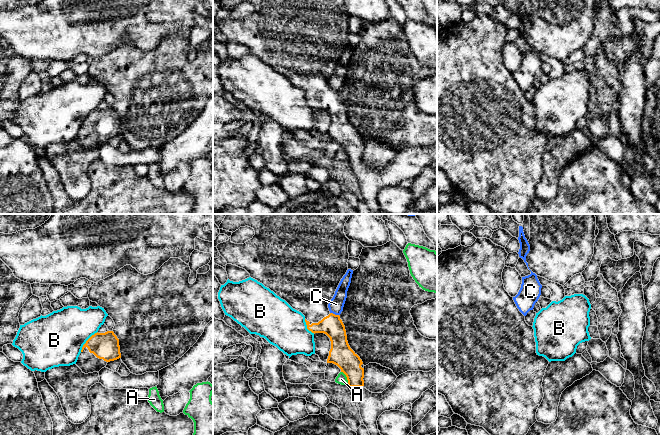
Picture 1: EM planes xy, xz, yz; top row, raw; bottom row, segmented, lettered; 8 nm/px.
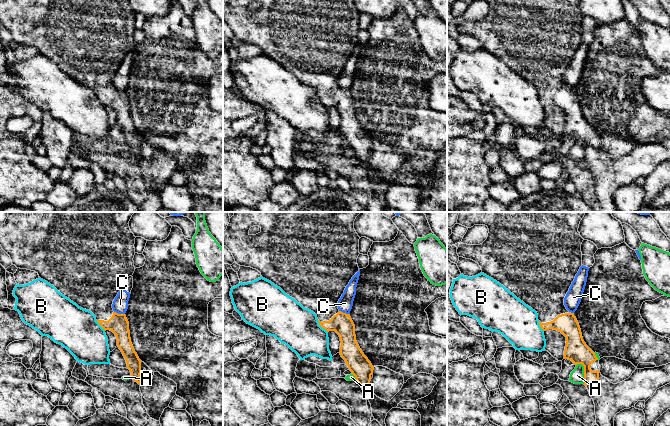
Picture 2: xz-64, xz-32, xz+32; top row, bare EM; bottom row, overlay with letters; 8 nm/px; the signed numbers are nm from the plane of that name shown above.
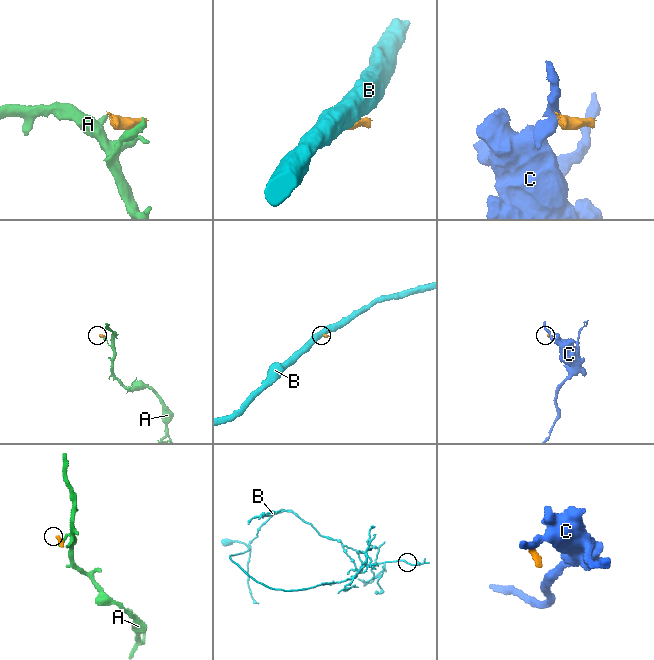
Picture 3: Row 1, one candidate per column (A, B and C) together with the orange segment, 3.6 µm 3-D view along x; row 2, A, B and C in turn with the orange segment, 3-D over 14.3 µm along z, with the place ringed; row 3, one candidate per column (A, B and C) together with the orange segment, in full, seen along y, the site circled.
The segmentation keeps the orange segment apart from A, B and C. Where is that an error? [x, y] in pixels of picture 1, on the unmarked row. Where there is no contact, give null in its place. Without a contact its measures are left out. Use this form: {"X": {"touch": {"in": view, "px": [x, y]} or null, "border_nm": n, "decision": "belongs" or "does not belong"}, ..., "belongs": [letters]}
{"A": {"touch": {"in": "xz", "px": [347, 154]}, "border_nm": 130, "decision": "does not belong"}, "B": {"touch": {"in": "xy", "px": [86, 117]}, "border_nm": 220, "decision": "does not belong"}, "C": {"touch": {"in": "xz", "px": [334, 90]}, "border_nm": 80, "decision": "does not belong"}, "belongs": []}

